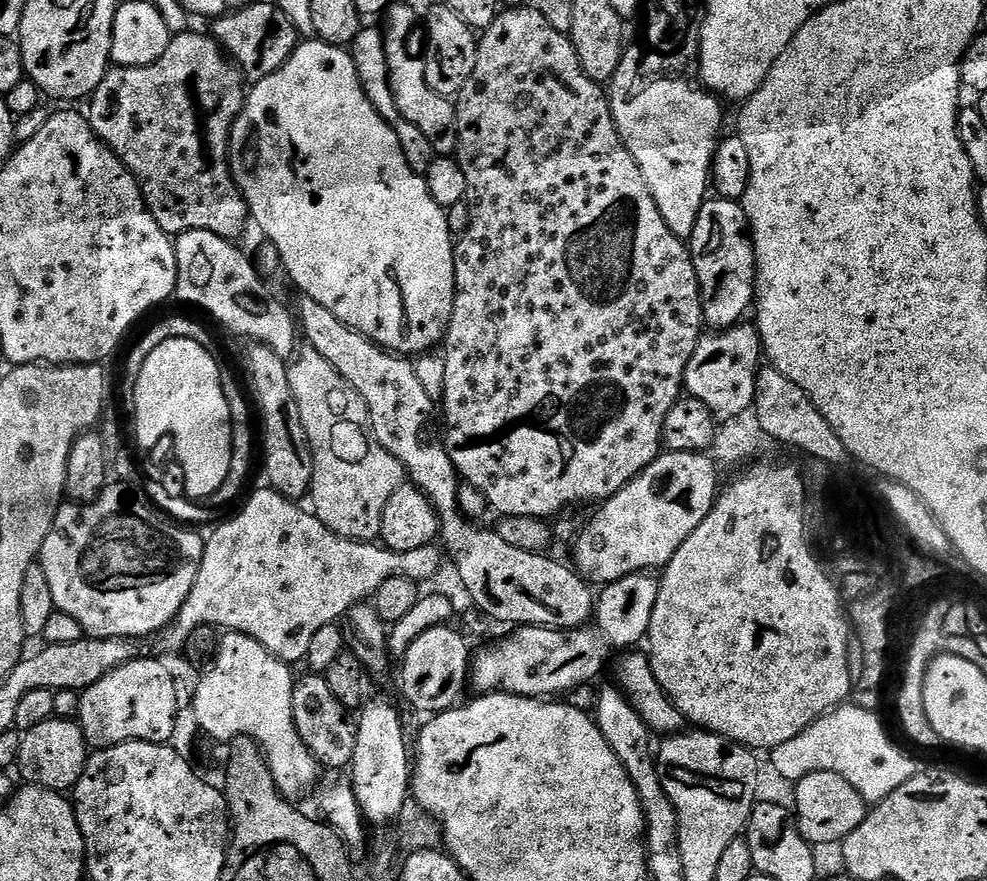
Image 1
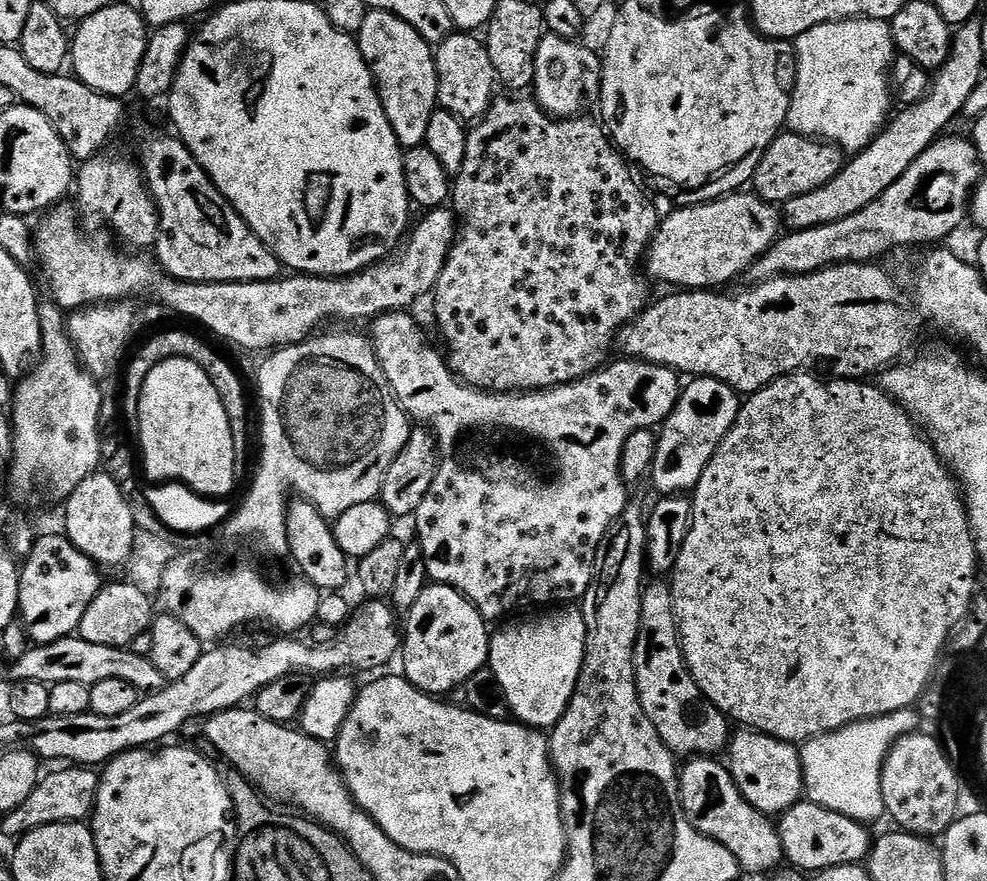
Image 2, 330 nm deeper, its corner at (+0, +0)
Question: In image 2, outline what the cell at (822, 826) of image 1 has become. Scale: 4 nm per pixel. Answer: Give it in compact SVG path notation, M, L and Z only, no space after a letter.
M740 730L737 736L735 733L731 737L726 749L727 756L726 767L732 773L742 798L746 798L750 806L757 808L765 816L779 817L801 803L805 795L804 771L800 761L800 748L797 745L767 736L765 732Z

